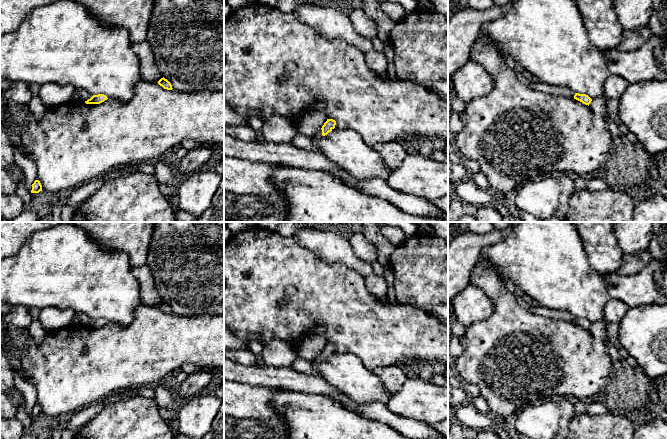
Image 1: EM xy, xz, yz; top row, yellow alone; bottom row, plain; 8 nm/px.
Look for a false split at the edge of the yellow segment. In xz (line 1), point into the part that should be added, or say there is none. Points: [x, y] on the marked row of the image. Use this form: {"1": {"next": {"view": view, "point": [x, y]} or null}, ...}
{"1": {"next": null}}

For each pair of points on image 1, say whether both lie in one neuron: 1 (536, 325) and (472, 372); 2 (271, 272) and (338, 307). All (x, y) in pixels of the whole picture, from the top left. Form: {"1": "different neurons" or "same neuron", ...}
{"1": "same neuron", "2": "same neuron"}

